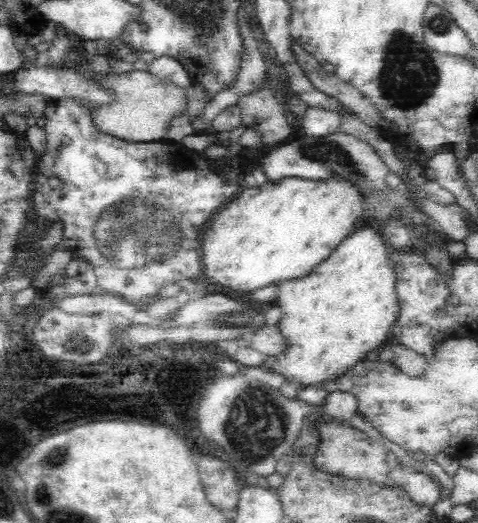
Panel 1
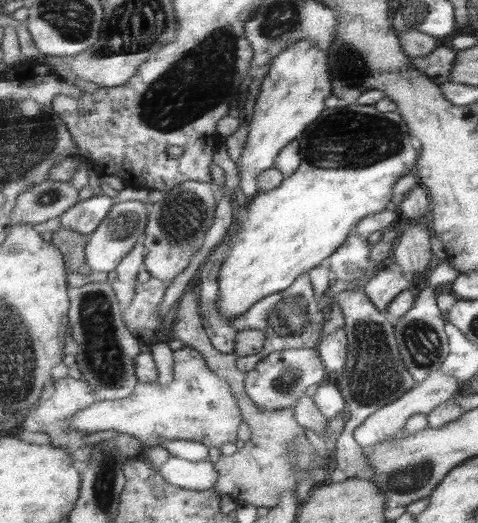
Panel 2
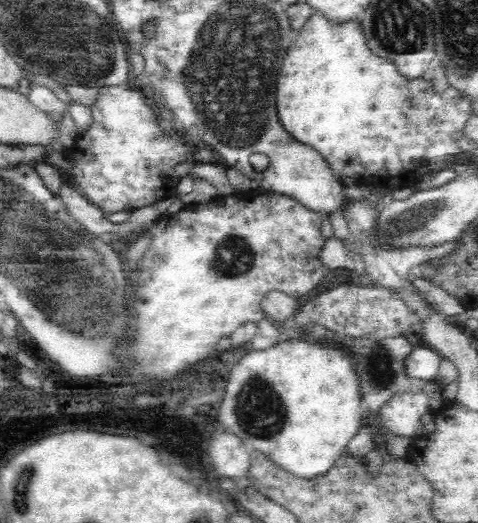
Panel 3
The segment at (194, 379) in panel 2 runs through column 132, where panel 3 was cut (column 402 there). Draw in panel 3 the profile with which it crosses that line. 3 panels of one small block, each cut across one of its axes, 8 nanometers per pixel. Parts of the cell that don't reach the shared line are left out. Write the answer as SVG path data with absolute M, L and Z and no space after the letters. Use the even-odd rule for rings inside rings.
M398 394L390 398L380 410L380 420L382 425L386 425L390 431L400 436L415 437L420 420L428 410L430 408L426 394Z

